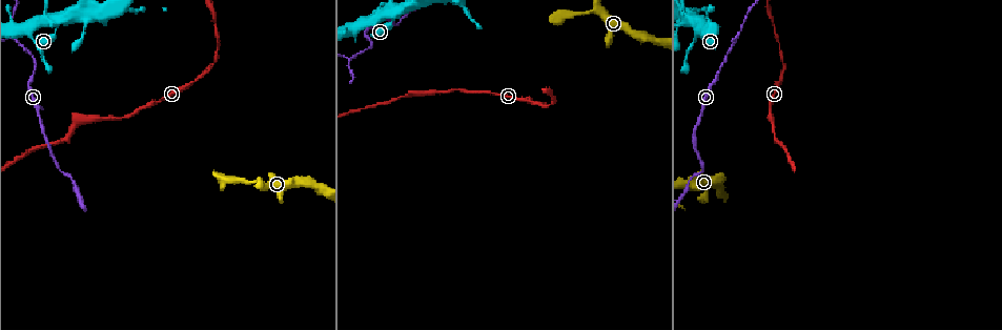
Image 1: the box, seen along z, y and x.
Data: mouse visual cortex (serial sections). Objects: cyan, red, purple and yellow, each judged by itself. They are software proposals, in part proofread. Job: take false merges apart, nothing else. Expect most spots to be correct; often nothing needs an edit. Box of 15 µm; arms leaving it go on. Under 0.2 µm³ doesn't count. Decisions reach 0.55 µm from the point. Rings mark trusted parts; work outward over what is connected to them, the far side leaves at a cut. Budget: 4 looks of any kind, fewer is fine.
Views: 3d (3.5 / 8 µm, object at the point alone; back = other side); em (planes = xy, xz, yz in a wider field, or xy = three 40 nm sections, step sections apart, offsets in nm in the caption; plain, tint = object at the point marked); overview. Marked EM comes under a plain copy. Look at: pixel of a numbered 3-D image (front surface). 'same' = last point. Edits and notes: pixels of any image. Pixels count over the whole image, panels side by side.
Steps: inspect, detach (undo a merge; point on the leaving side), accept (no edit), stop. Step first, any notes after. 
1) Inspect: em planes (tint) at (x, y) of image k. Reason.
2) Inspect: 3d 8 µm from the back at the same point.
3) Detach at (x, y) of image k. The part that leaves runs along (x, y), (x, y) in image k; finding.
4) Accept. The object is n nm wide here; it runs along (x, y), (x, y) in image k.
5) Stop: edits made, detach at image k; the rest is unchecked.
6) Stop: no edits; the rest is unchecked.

Inspect: em xy step 5 (tint) at (392, 13) of image 1. Four-way junction.

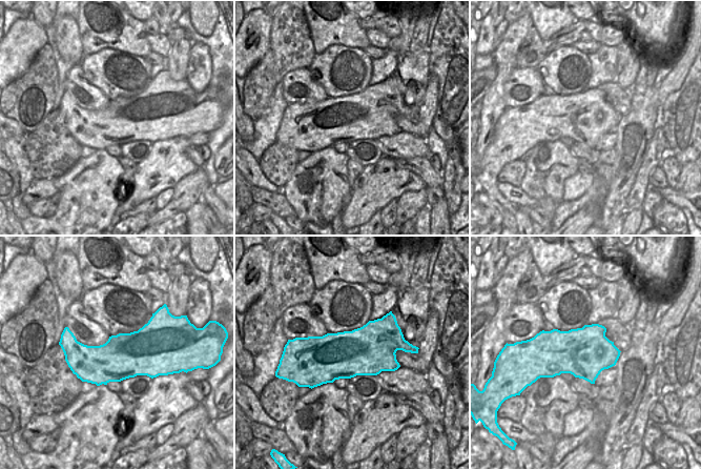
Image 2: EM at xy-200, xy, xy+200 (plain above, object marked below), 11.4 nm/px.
Inspect: 3d 3.5 µm at the same point. See where the arms go.

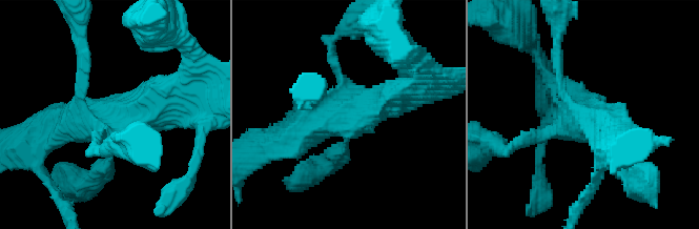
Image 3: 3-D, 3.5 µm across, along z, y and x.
Accept. The object is 550 nm wide here; it runs along (95, 180), (114, 125), (172, 102) in image 3; one cell here.

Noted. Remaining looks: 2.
Inspect: 3d 3.5 µm from the back at (349, 59) of image 1. Narrows sharply.

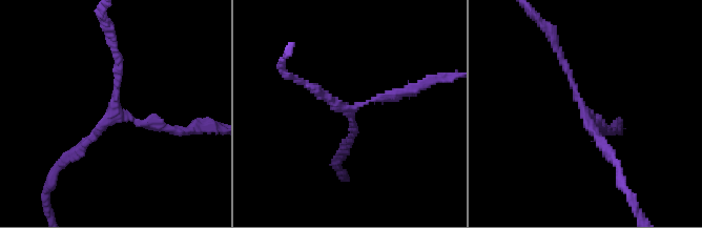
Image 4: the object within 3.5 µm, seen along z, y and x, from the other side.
Inspect: em planes (tint) at (348, 112) of image 4.

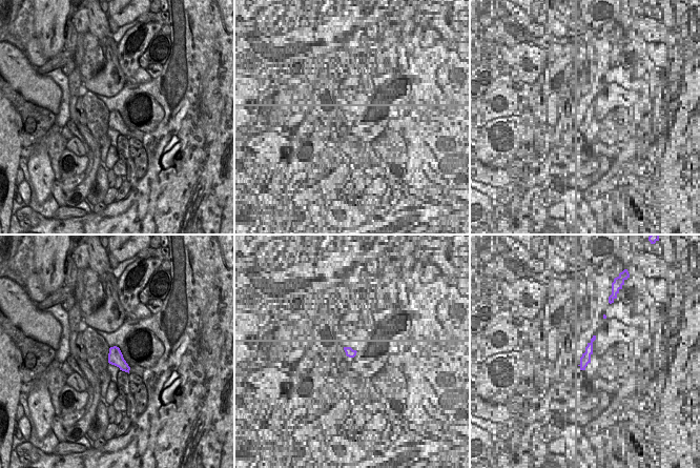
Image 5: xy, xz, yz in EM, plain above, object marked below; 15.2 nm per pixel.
Accept. It runs along (614, 162), (586, 123), (557, 49) in image 4; one cell here.

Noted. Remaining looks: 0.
Stop: no edits; the rest is unchecked.

